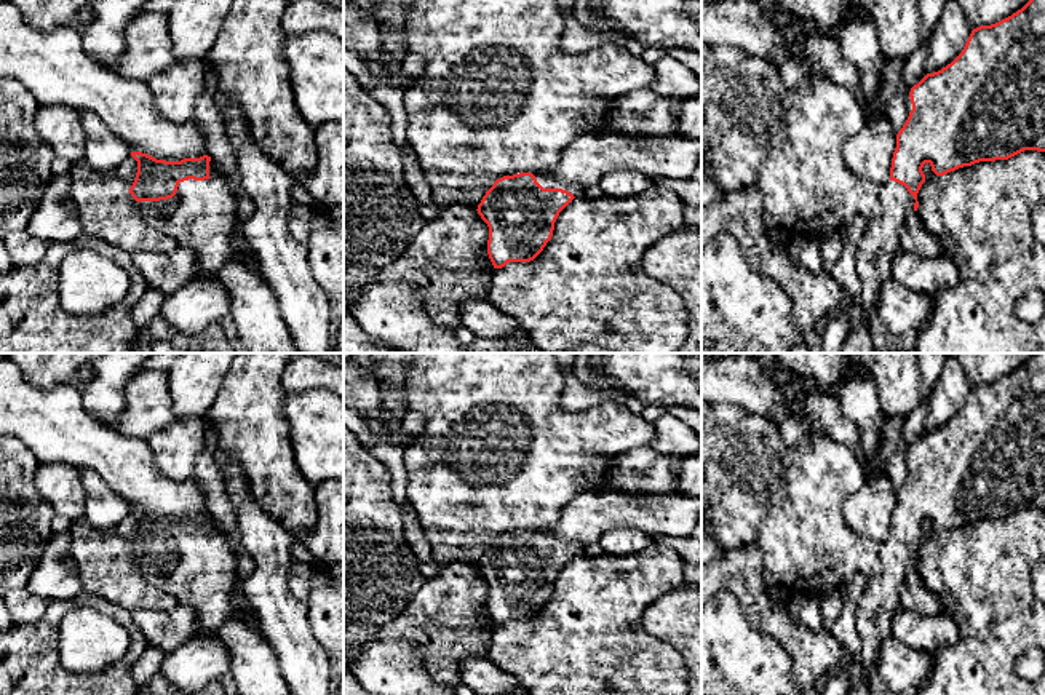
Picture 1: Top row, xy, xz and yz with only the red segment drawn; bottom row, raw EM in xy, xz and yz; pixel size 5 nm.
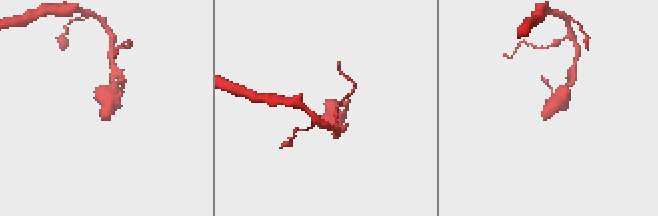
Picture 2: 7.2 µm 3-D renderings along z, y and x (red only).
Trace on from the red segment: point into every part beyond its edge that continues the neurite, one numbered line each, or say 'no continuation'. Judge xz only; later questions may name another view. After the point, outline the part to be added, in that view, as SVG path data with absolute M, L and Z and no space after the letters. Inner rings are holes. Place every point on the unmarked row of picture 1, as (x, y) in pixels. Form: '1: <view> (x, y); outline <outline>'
1: xz (577, 548); outline M535 534L535 537L543 546L562 546L570 550L575 556L583 556L585 546L582 543L562 542L545 534Z

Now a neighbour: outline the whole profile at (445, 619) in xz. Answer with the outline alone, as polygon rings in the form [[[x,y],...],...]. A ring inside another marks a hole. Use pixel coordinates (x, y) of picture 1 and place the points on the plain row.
[[[451,562],[425,580],[412,601],[387,625],[380,626],[377,639],[406,639],[415,644],[428,676],[443,685],[463,684],[460,665],[468,658],[486,658],[494,623],[487,612],[489,585],[471,564]]]

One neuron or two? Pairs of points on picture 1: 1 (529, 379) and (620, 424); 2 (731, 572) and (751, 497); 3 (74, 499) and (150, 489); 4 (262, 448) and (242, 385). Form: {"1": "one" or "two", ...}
{"1": "one", "2": "two", "3": "two", "4": "one"}

